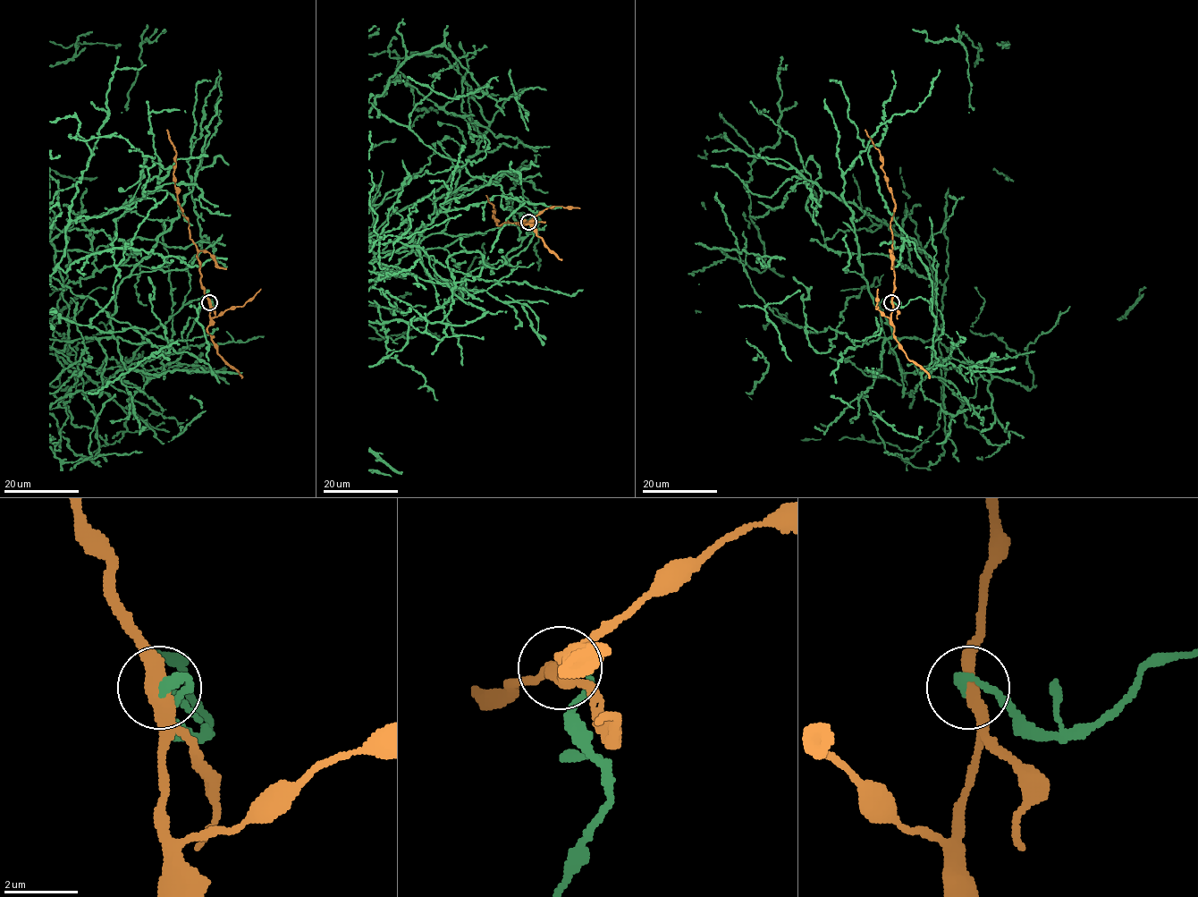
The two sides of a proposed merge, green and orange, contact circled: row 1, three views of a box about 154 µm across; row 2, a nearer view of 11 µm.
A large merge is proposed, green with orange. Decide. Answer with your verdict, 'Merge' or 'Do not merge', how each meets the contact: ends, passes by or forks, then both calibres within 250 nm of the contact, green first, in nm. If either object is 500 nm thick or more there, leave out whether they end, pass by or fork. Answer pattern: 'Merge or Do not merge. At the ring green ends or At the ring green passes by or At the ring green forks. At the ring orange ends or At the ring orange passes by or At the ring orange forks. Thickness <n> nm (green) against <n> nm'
Do not merge. At the ring green ends. At the ring orange passes by. Thickness 260 nm (green) against 420 nm

